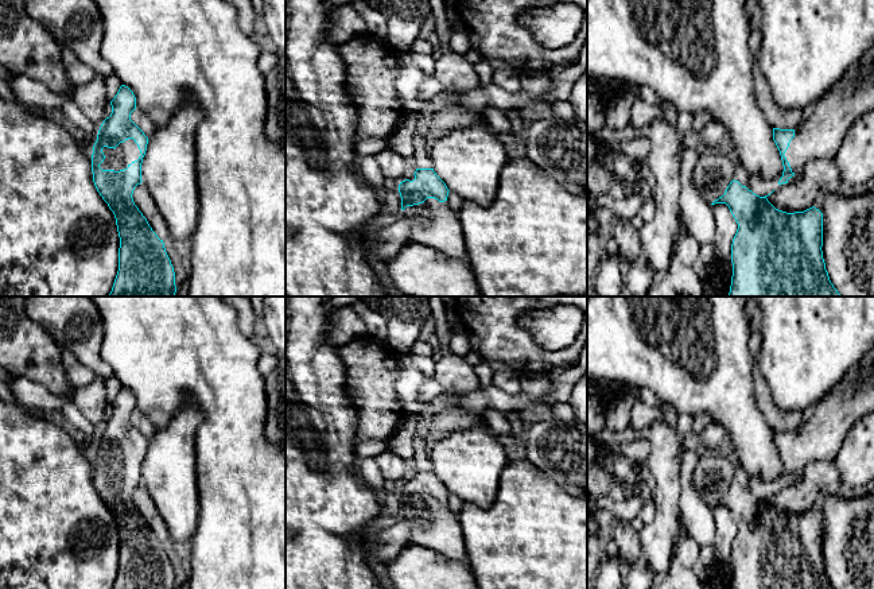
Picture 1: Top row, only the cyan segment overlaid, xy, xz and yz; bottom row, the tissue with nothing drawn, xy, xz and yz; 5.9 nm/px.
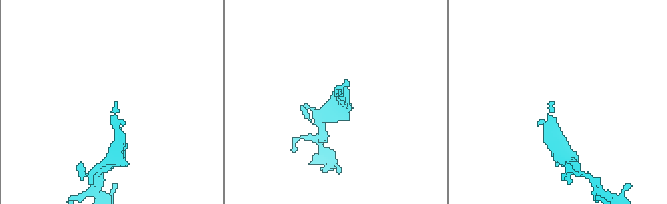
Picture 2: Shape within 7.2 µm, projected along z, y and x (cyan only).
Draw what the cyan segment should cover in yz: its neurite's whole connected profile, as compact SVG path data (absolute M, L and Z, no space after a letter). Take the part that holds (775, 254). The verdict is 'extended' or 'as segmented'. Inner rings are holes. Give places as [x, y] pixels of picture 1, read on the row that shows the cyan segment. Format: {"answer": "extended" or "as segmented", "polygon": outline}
{"answer": "as segmented", "polygon": "M734 179L725 194L711 204L726 204L738 224L731 244L733 276L729 297L842 297L831 283L823 259L823 213L815 206L786 213L776 209L766 197L754 194Z"}

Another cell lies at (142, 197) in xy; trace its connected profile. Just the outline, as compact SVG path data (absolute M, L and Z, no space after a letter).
M143 182L135 187L132 198L158 237L163 241L168 239L168 226L162 213L158 210L148 187Z

